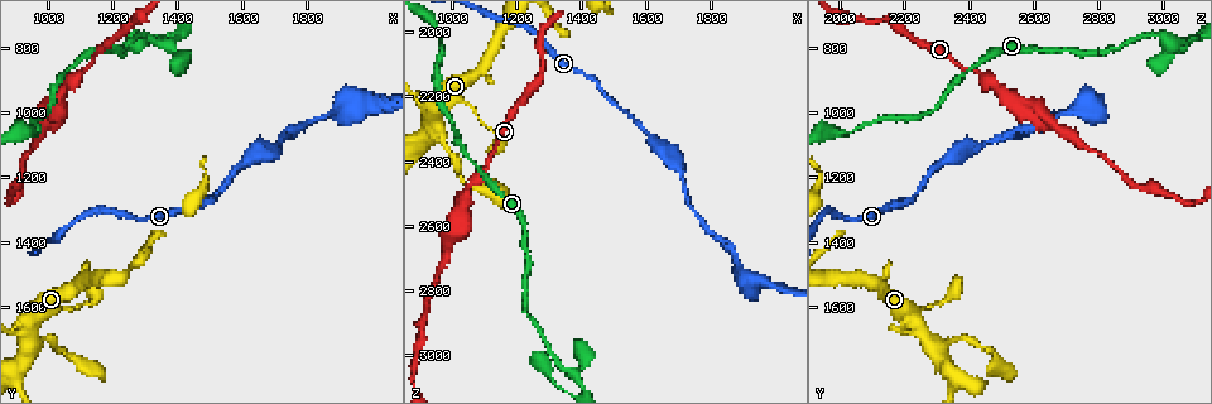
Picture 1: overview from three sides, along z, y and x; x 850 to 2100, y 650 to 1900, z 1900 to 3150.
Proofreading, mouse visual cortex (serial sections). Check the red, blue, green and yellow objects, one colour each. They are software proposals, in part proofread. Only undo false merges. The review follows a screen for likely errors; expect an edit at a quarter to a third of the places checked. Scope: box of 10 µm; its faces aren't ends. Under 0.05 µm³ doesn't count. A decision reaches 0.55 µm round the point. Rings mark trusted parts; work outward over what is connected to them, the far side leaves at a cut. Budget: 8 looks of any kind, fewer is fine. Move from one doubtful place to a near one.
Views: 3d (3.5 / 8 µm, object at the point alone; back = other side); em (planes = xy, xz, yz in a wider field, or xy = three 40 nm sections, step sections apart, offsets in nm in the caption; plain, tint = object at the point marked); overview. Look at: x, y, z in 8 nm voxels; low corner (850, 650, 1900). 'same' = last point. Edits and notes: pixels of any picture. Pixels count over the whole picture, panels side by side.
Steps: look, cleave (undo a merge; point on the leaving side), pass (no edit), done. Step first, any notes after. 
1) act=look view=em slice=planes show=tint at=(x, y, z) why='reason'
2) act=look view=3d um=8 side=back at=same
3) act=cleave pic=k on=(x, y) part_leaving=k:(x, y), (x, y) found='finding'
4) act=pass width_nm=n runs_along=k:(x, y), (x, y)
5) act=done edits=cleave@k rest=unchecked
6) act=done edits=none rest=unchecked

act=look view=3d um=3.5 at=(1040, 940, 2520) why='thick turns thin'

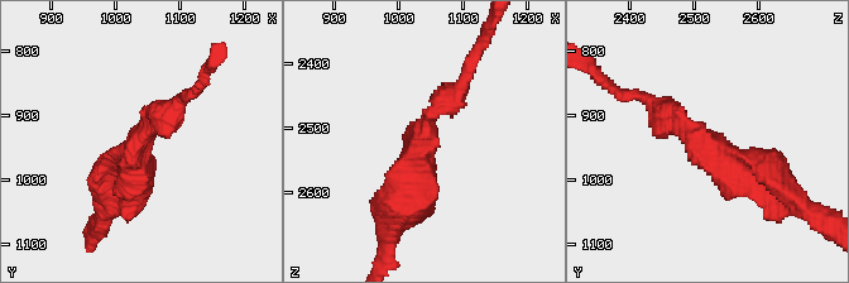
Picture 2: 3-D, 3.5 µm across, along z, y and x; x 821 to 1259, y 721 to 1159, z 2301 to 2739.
act=look view=em slice=xy step=1 show=tint at=(1035, 940, 2520) arm_widths_nm=250,500

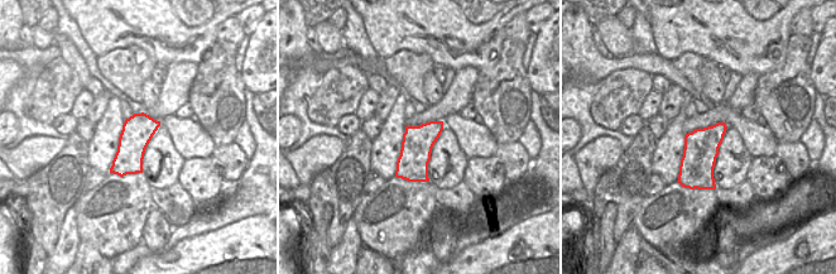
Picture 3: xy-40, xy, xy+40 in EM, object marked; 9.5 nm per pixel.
act=cleave pic=2 on=(403, 186) width_nm=300 part_leaving=2:(420, 152), (420, 195), (388, 236) found='a second cell is stuck on'

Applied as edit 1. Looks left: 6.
act=look view=3d um=3.5 side=back at=(1310, 750, 2990) why='branch point'

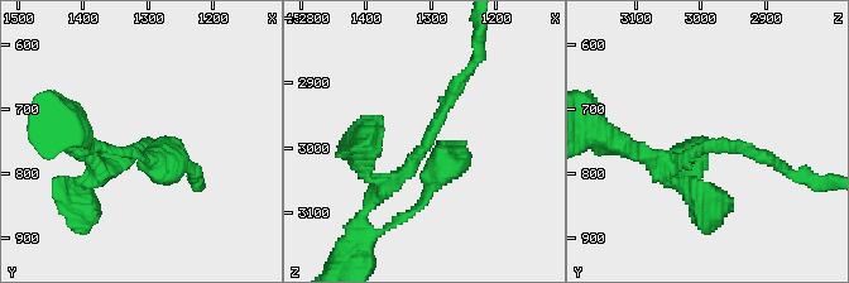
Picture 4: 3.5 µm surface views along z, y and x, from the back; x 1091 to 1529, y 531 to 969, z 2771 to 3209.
act=look view=em slice=xy step=3 show=plain at=(1305, 760, 2985) why='now the EM'

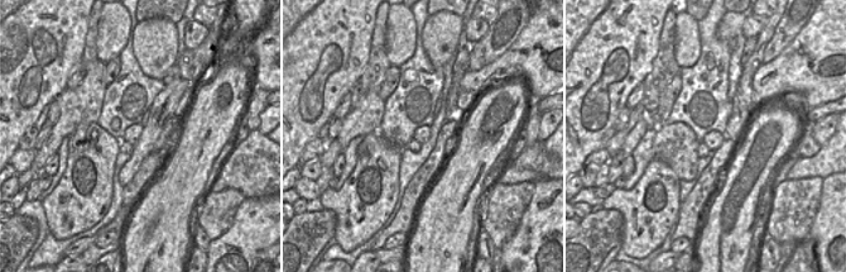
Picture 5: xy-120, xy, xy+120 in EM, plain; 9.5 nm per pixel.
act=look view=em slice=xy step=3 show=tint at=same

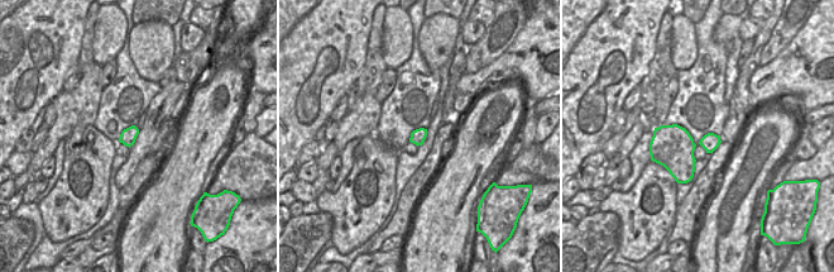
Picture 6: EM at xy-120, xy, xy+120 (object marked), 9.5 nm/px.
act=pass runs_along=4:(468, 75), (409, 166), (374, 178) found='continuous, no second cell'

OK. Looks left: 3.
act=look view=3d um=8 at=(1920, 980, 2780) why='abrupt turn'

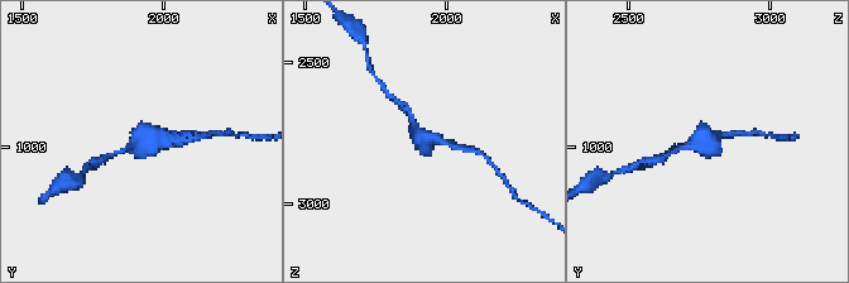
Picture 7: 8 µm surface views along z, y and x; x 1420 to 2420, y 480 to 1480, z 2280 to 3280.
act=look view=3d um=3.5 at=same why='closer look'

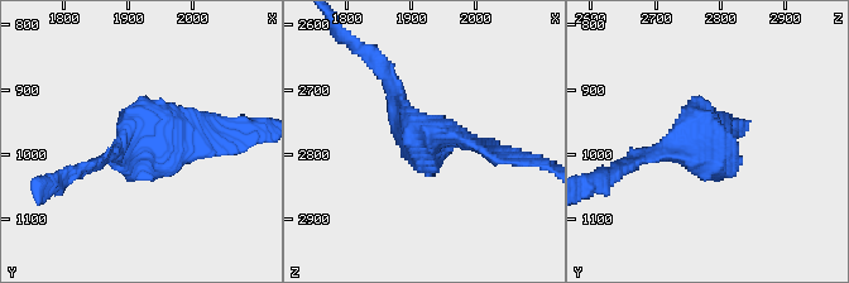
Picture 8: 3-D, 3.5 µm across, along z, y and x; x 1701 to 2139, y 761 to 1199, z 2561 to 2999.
act=look view=em slice=xy step=2 show=tint at=(1915, 985, 2770)

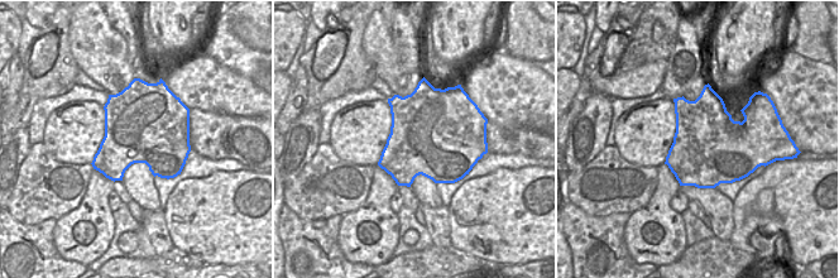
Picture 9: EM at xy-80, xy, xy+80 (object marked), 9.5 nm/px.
act=pass width_nm=850 runs_along=8:(382, 71), (421, 137), (498, 152) found='continuous, no second cell'

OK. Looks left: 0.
act=done edits=cleave@2 rest=unchecked

